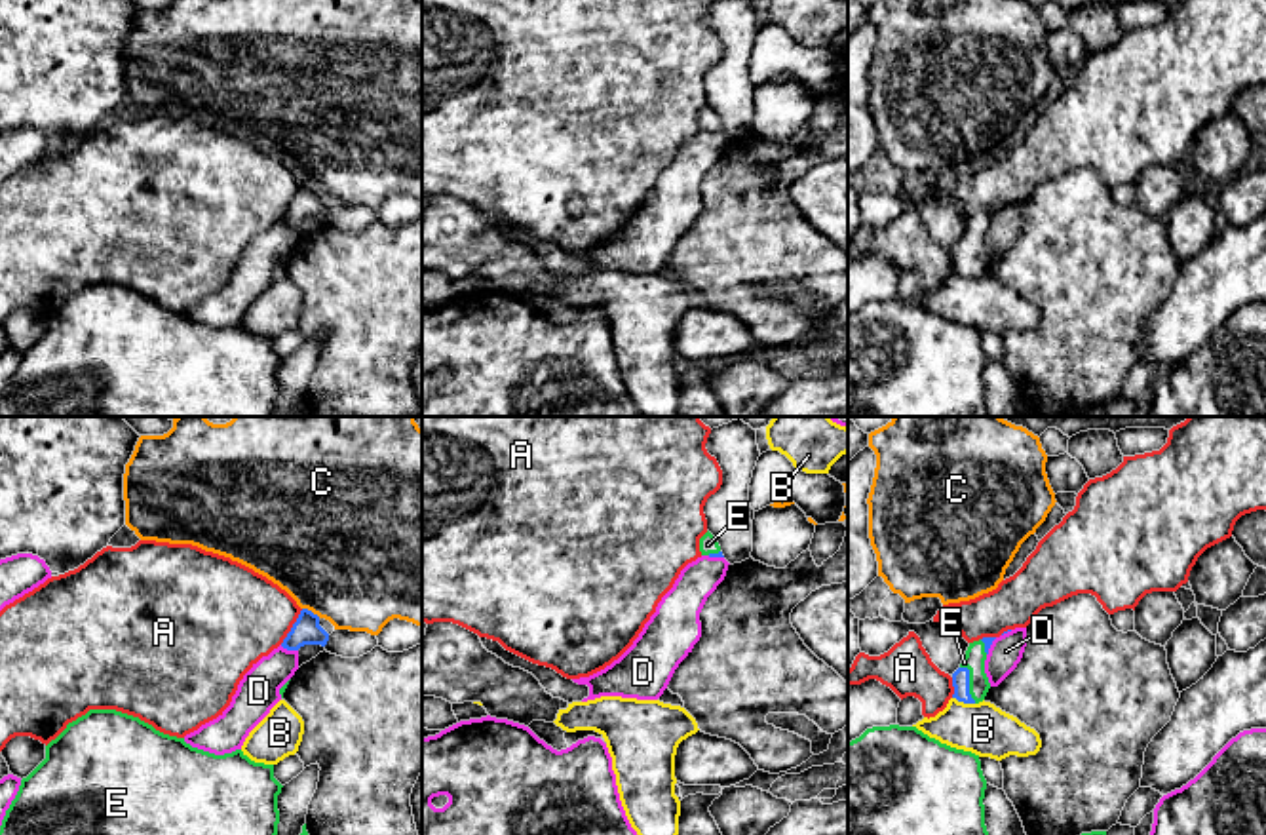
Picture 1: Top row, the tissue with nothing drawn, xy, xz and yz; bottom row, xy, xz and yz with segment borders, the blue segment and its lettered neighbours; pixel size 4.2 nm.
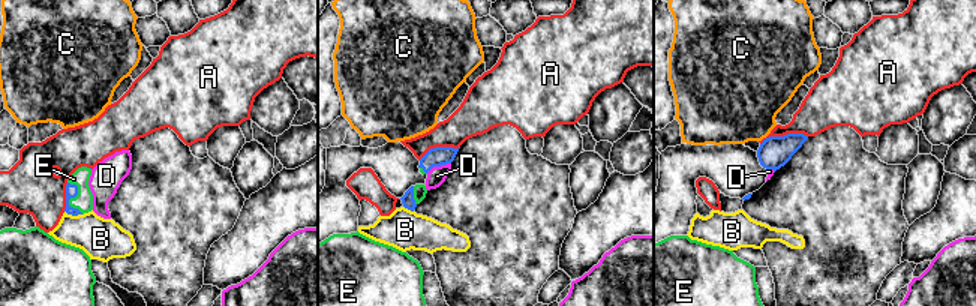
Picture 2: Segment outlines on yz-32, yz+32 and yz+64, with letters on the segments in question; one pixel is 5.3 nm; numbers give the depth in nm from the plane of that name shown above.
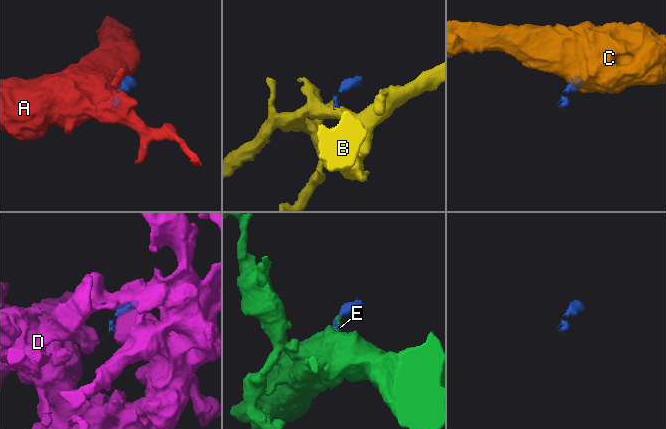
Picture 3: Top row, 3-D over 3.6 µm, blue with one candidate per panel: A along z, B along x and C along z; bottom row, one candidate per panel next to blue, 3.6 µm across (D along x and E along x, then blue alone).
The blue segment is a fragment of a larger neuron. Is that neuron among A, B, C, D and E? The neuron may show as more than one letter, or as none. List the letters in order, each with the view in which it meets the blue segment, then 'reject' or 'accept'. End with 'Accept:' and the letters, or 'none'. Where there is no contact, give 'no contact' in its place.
A: xy | reject
B: yz | reject
C: xy | reject
D: xy | reject
E: yz | accept
Accept: E

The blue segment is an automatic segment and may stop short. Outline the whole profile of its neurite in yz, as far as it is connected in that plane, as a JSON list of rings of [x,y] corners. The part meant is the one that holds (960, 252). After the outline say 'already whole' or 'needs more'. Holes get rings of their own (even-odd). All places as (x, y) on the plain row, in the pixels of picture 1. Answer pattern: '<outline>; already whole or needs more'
[[[983,211],[969,217],[960,242],[952,247],[952,261],[958,276],[979,278],[985,274],[990,257],[985,247],[985,234],[996,211]]]; needs more

